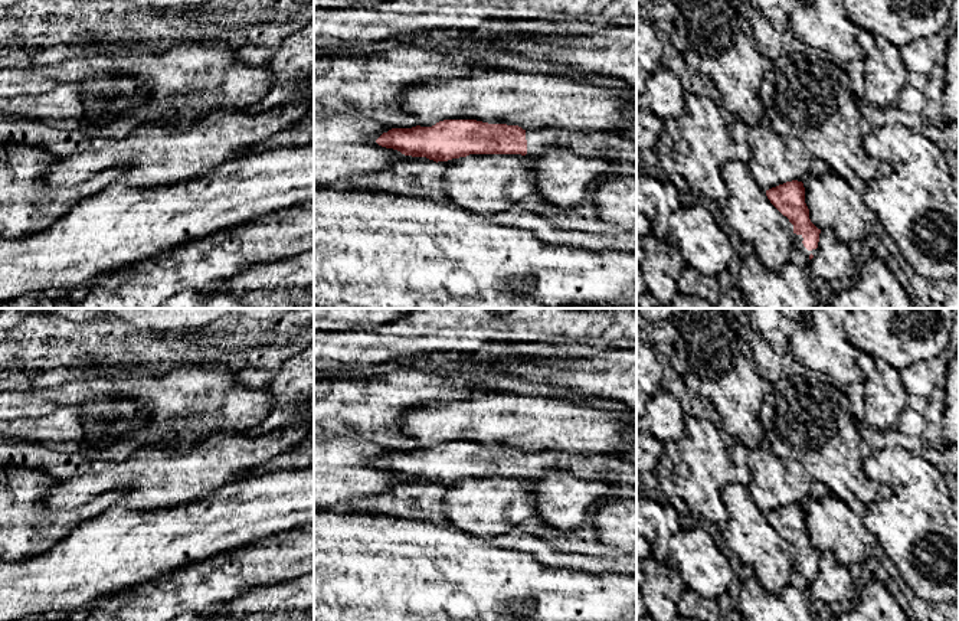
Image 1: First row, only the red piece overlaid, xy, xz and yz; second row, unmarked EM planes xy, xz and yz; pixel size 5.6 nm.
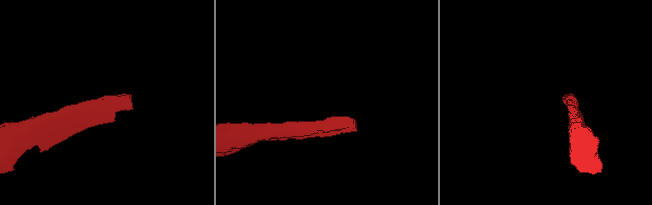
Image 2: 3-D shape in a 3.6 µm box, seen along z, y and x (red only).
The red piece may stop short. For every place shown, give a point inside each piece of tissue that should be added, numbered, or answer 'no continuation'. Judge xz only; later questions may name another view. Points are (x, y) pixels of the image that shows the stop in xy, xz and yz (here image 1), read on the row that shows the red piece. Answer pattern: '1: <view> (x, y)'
1: xz (608, 144)

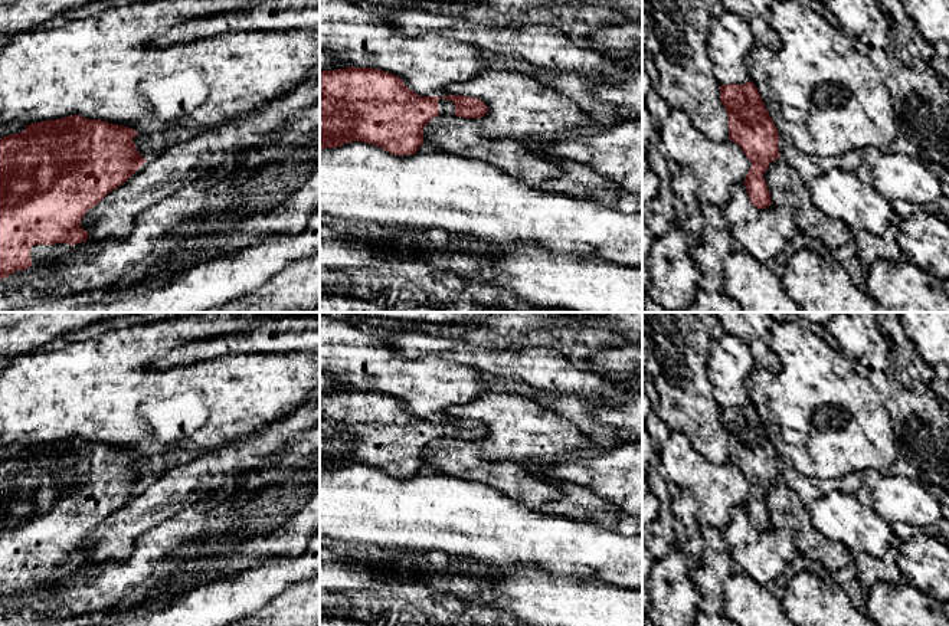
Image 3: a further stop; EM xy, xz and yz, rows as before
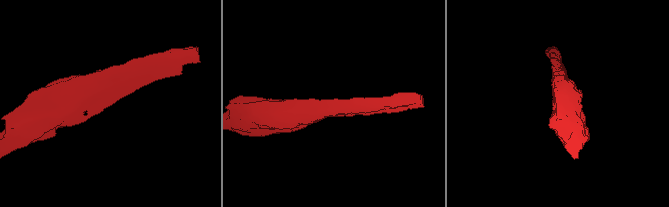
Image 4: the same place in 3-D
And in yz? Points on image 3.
no continuation

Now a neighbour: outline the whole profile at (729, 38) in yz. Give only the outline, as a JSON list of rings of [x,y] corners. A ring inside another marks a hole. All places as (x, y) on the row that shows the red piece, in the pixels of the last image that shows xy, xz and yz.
[[[726,10],[720,17],[711,17],[707,52],[713,63],[713,75],[720,85],[742,85],[752,81],[746,58],[753,46],[755,37],[747,20]]]

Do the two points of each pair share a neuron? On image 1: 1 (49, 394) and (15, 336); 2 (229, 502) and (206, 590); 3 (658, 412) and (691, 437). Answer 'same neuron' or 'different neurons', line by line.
1: different neurons
2: different neurons
3: different neurons

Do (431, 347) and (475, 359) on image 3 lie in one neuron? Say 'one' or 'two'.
one

